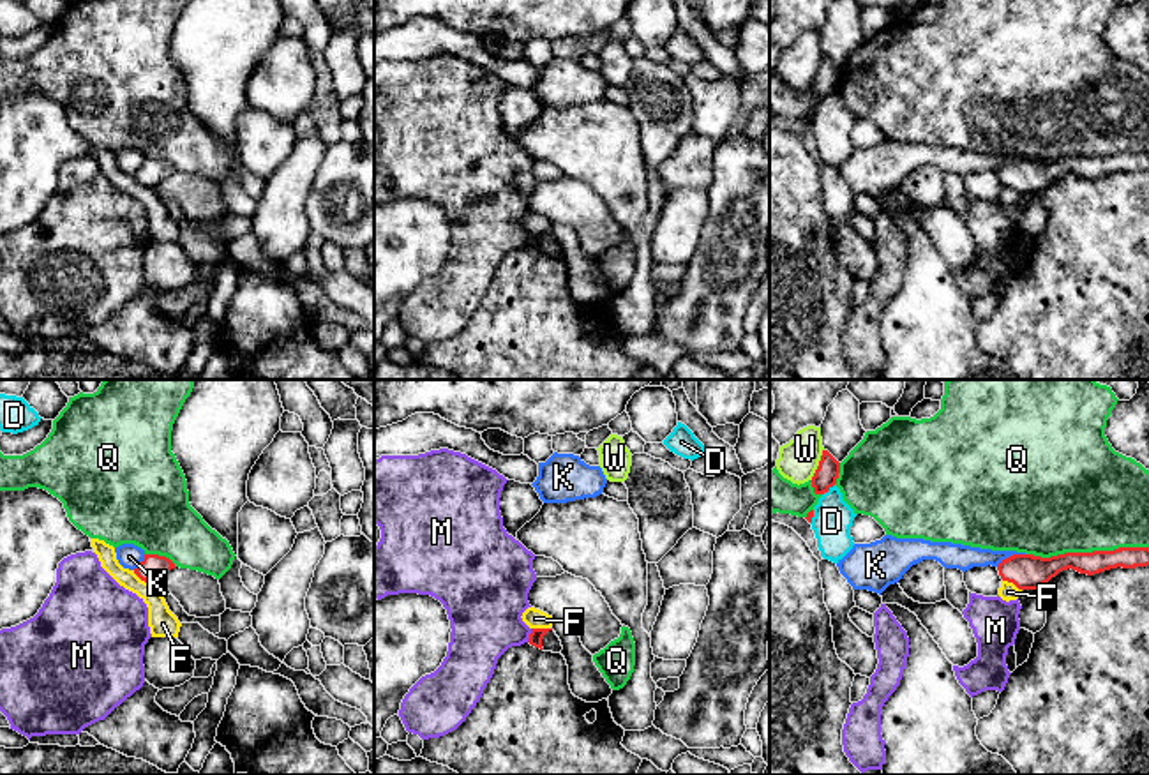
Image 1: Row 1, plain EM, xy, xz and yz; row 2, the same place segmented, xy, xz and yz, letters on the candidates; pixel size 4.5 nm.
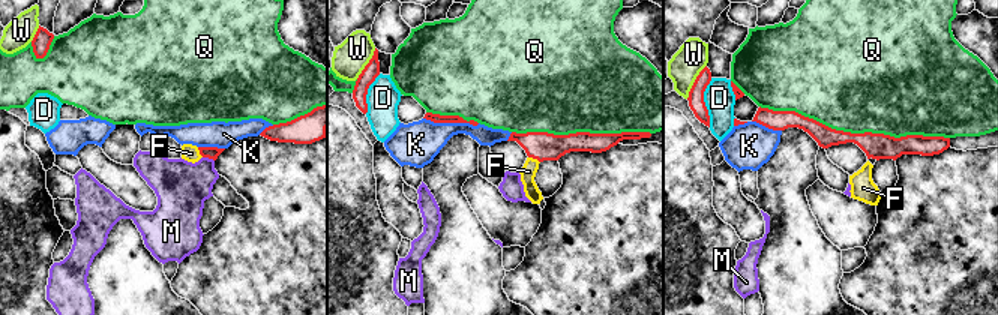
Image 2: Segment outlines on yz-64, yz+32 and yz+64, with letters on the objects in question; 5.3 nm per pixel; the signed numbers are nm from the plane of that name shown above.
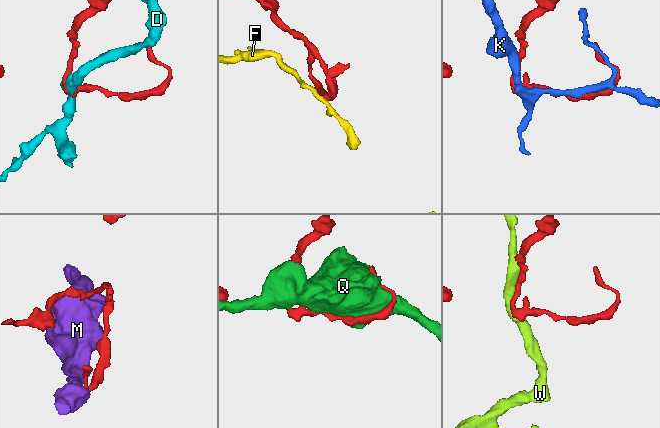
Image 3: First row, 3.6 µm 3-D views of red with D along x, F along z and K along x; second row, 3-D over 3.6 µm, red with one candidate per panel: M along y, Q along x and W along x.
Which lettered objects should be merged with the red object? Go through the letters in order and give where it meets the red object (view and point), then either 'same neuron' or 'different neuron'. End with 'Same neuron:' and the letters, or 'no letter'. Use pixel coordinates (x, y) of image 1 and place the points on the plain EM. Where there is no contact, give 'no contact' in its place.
D: contact yz (828, 94); different neuron
F: contact xy (143, 184); different neuron
K: contact yz (1010, 161); different neuron
M: contact xz (530, 240); different neuron
Q: contact yz (1093, 156); different neuron
W: contact yz (819, 69); different neuron
Same neuron: no letter

